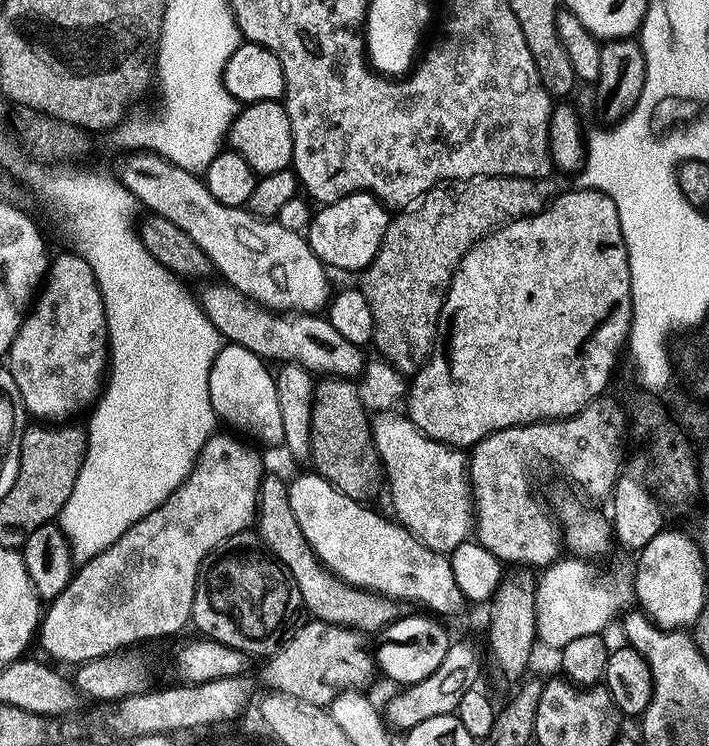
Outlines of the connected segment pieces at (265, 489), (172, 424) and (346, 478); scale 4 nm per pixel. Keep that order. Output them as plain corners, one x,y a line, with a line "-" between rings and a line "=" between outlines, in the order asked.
268,474
261,480
258,535
272,555
287,568
289,576
300,592
301,605
306,612
308,608
309,617
337,624
339,627
353,628
363,634
370,632
376,634
401,616
413,615
414,608
411,603
384,596
380,592
370,592
366,588
357,588
354,584
347,584
335,572
324,567
306,542
294,514
287,507
289,495
289,485
287,483
284,485
278,477
=
150,250
142,252
142,280
140,282
128,282
124,276
114,276
108,268
95,268
94,278
100,287
100,293
104,296
104,313
108,319
108,351
110,353
110,367
106,372
106,383
91,409
92,421
86,424
88,434
88,449
82,462
82,470
78,470
78,482
74,482
74,490
70,490
70,498
66,498
66,506
62,506
58,523
61,530
66,534
68,545
72,547
72,559
77,565
85,564
88,560
93,560
102,550
114,546
134,522
146,518
150,510
154,510
175,490
176,487
187,476
192,473
193,466
196,465
198,454
202,446
217,431
218,417
210,402
210,390
208,389
208,379
210,378
210,366
214,358
220,353
222,347
222,337
218,329
206,318
206,314
200,309
199,303
183,288
181,281
173,276
167,268
163,268
150,254
=
331,376
315,385
311,408
310,462
313,469
336,489
360,503
370,502
384,486
383,464
372,441
372,426
368,424
368,412
359,398
358,384
351,379

